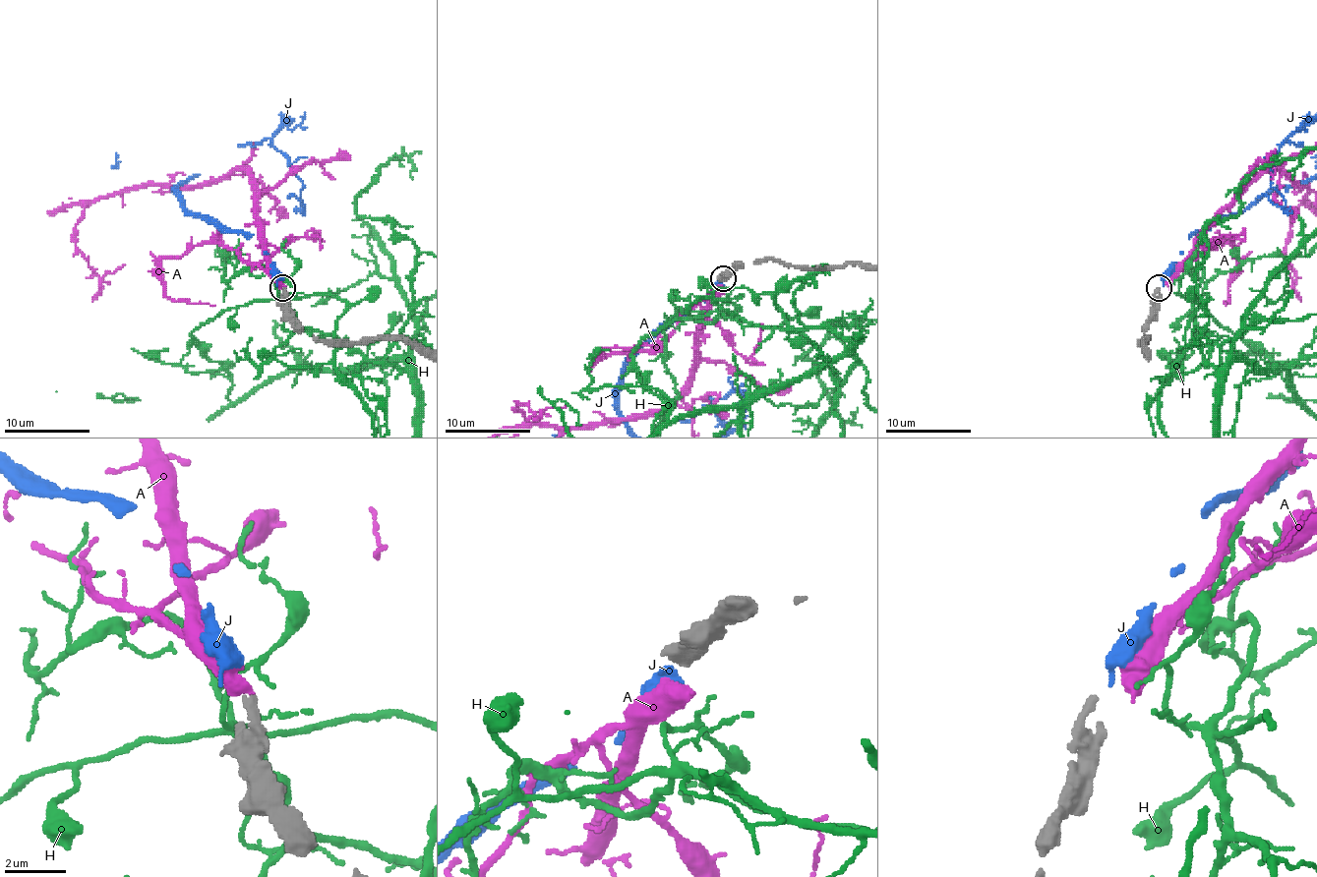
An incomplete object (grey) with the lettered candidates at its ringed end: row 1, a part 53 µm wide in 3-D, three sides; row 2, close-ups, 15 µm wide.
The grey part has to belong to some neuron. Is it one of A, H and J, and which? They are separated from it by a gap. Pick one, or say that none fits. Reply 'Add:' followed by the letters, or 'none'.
Add: J

